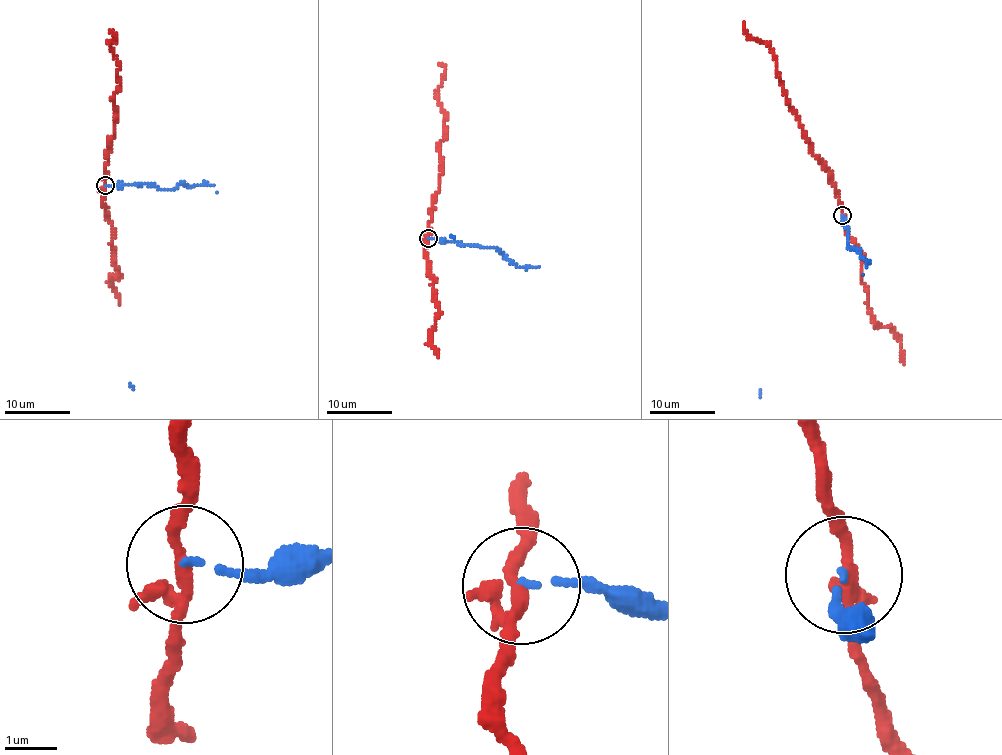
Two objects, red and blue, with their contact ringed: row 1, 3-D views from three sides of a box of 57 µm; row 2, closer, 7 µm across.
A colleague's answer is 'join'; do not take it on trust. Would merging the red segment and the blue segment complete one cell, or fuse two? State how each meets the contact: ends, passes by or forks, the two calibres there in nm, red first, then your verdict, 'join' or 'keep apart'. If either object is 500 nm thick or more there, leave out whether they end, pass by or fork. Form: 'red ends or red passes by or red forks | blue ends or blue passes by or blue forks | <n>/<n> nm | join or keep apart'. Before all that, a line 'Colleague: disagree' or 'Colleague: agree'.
Colleague: disagree
red forks | blue ends | 180/120 nm | keep apart

